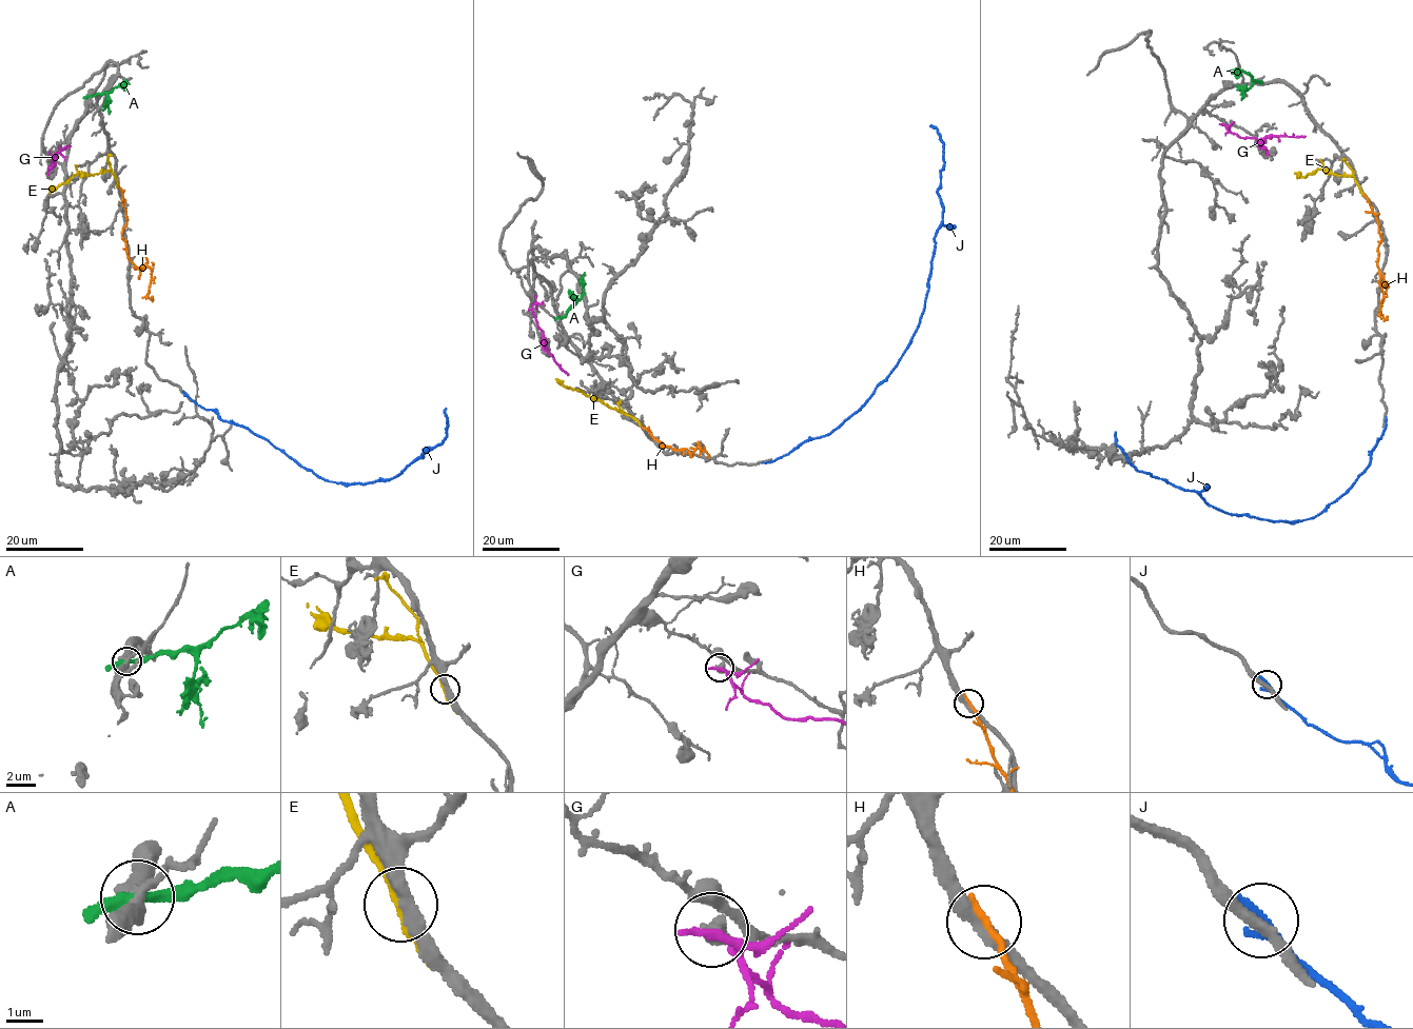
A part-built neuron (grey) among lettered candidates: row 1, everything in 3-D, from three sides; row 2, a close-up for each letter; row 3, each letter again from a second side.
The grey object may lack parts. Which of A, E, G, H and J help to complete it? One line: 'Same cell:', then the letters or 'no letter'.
Same cell: no letter

